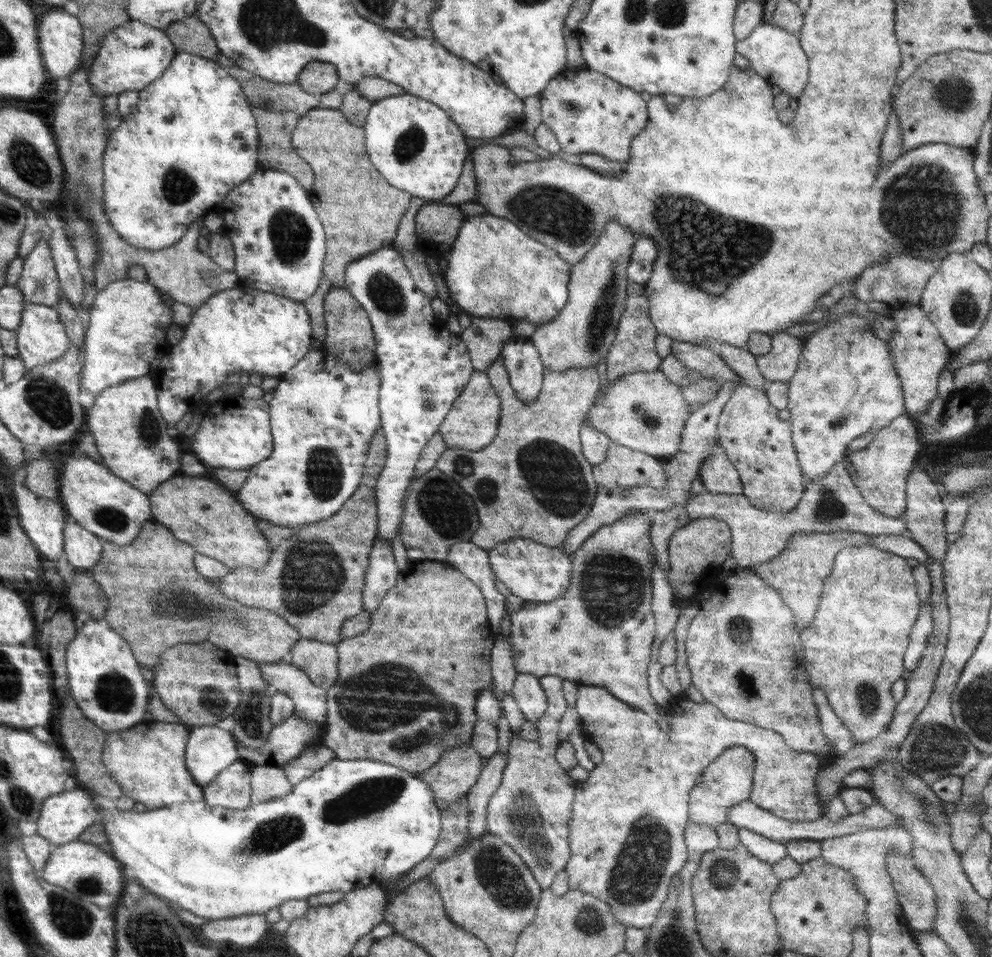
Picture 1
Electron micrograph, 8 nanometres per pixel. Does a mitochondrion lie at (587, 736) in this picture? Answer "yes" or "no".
no

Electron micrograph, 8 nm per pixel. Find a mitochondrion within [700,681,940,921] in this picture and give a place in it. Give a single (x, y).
(724, 873)

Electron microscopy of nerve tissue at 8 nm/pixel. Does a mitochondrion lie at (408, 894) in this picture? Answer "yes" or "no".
no

